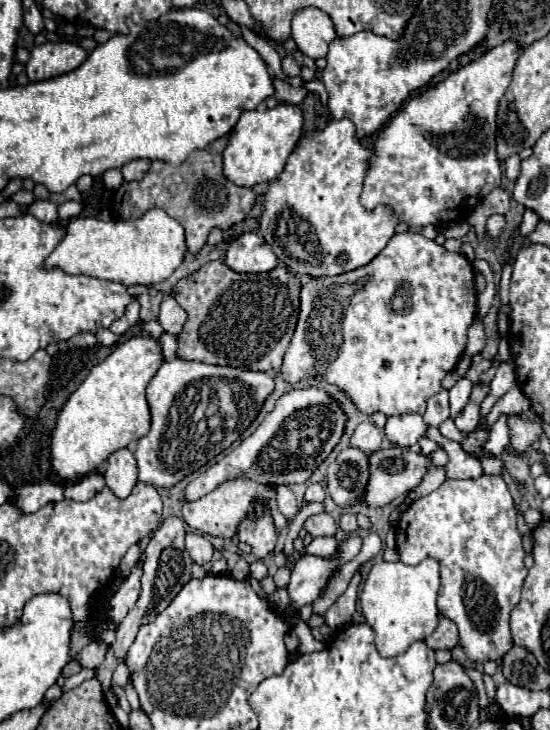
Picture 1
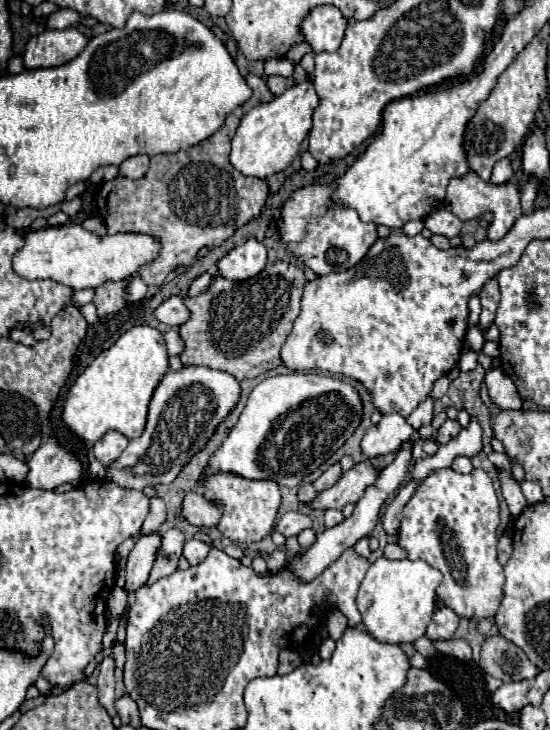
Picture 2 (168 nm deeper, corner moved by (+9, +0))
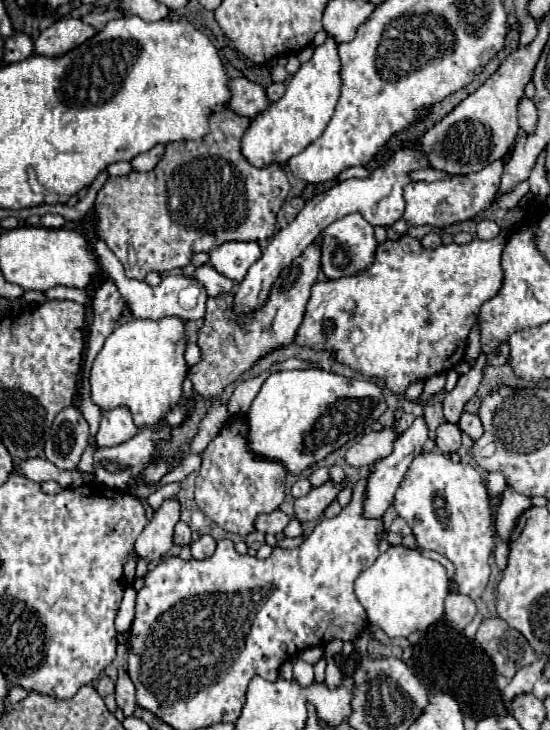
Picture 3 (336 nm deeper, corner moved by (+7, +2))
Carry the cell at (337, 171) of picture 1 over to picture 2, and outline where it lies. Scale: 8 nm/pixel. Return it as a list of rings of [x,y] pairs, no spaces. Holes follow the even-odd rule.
[[[336,182],[302,186],[292,192],[292,196],[284,202],[276,218],[276,228],[280,232],[280,240],[286,252],[298,258],[306,268],[310,268],[318,276],[352,268],[366,256],[370,246],[378,240],[376,224],[366,224],[358,218],[352,208],[332,202],[334,190]]]

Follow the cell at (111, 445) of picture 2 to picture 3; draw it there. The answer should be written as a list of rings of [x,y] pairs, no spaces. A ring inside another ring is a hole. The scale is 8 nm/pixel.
[[[126,406],[106,410],[100,420],[100,430],[96,434],[98,446],[116,446],[138,434],[138,426]]]

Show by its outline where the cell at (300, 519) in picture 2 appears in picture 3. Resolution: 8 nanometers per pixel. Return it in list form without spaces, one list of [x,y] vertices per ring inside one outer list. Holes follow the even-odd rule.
[[[274,510],[270,514],[260,514],[254,520],[254,528],[264,534],[280,534],[284,530],[284,526],[288,524],[288,520],[290,520],[288,514],[284,514],[282,510]]]

